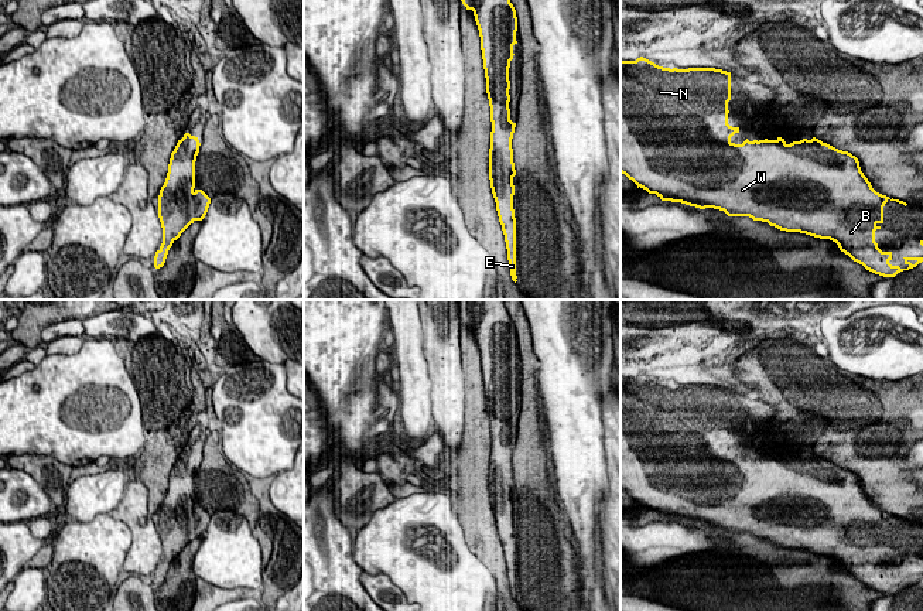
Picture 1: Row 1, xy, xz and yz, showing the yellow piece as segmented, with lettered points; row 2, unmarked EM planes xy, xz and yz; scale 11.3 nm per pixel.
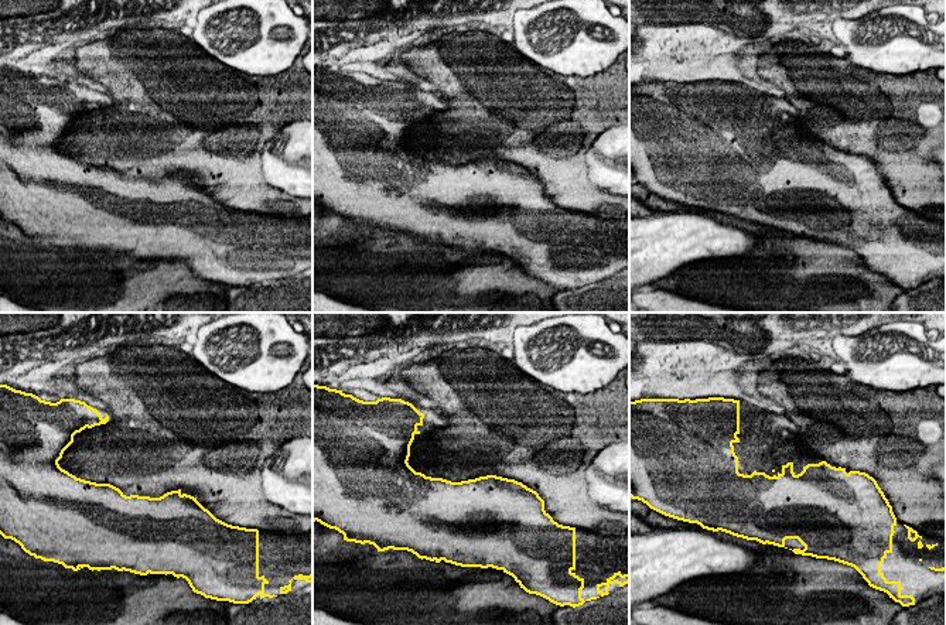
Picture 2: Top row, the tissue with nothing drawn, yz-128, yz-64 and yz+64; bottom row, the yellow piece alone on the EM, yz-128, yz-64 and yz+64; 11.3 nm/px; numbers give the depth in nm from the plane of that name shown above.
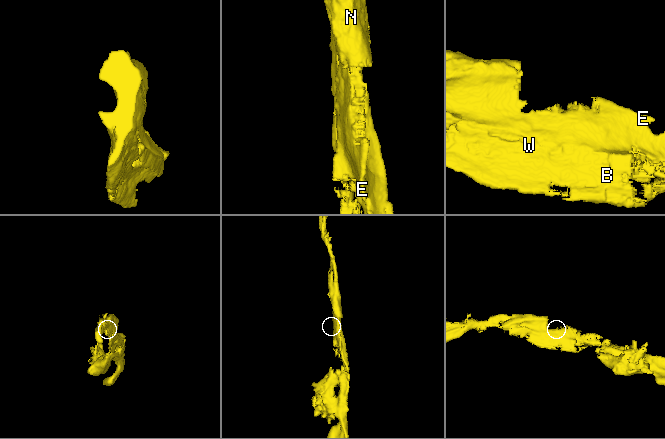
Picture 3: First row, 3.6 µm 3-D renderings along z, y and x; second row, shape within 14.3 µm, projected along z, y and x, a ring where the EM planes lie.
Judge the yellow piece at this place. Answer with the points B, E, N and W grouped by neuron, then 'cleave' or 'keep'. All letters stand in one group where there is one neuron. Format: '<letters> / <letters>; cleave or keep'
B E N W; keep

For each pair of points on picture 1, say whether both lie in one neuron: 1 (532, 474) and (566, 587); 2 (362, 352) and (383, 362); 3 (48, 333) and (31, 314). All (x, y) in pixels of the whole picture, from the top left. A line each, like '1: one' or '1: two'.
1: one
2: two
3: two

